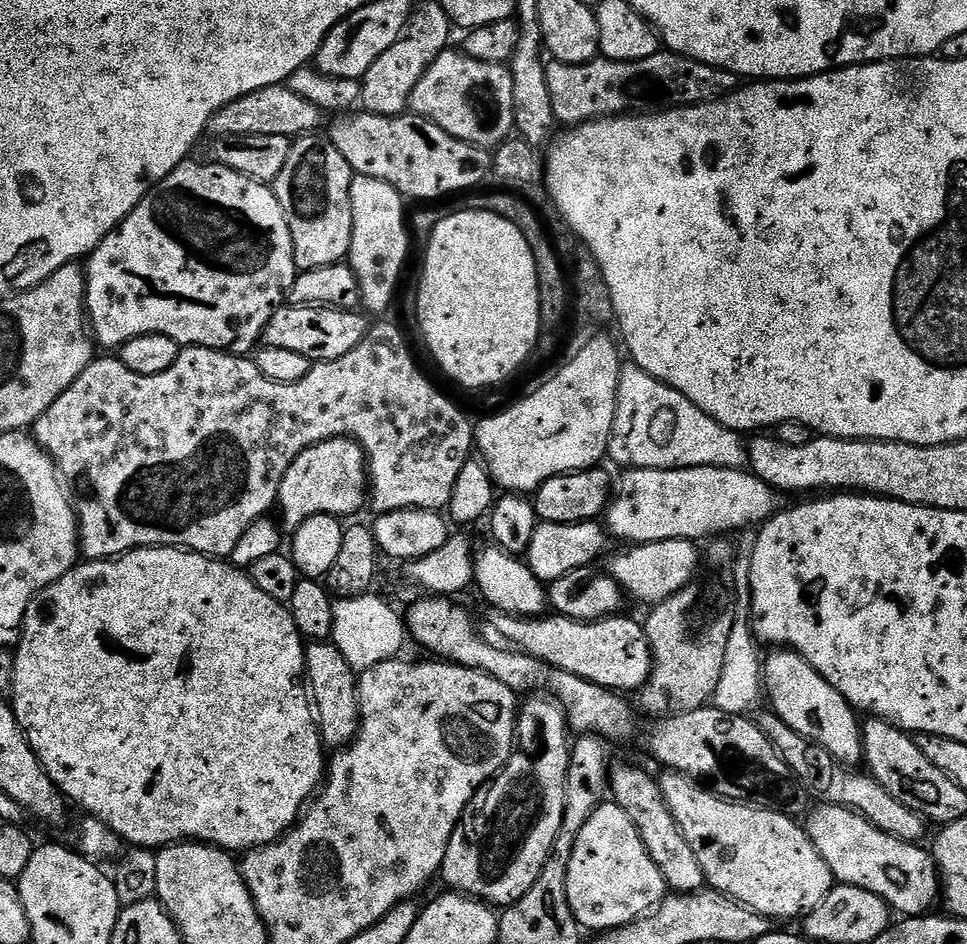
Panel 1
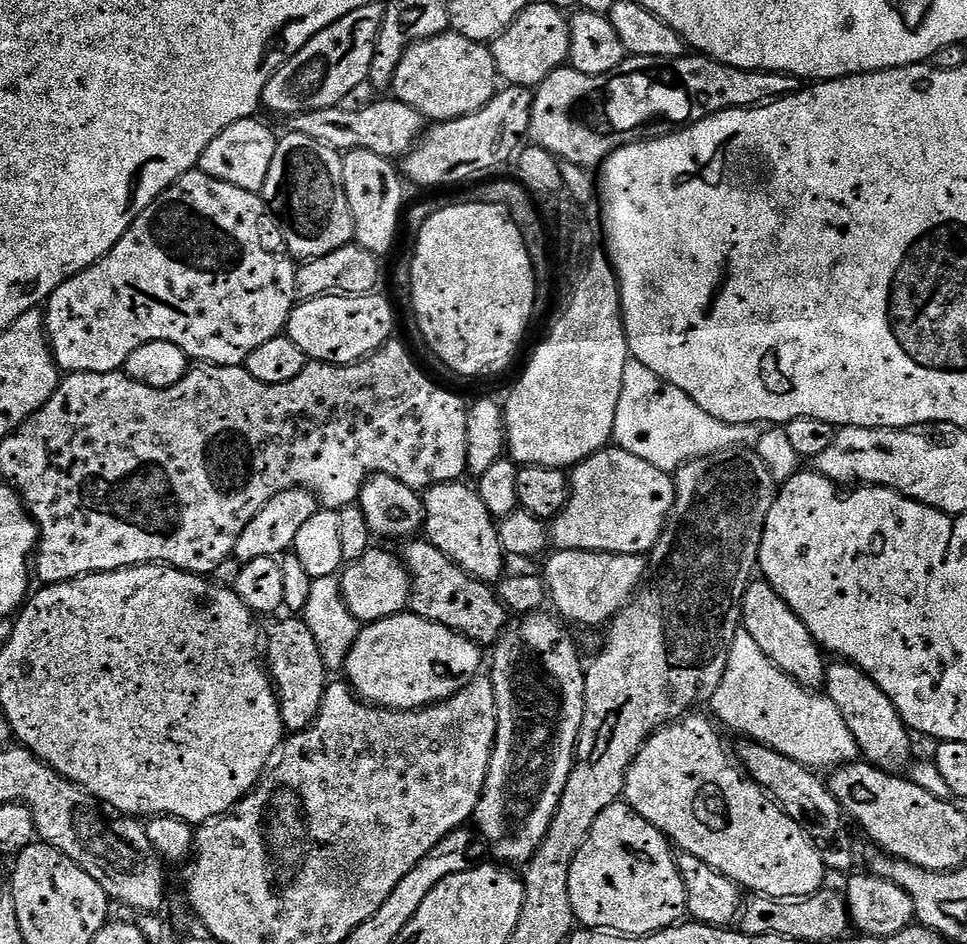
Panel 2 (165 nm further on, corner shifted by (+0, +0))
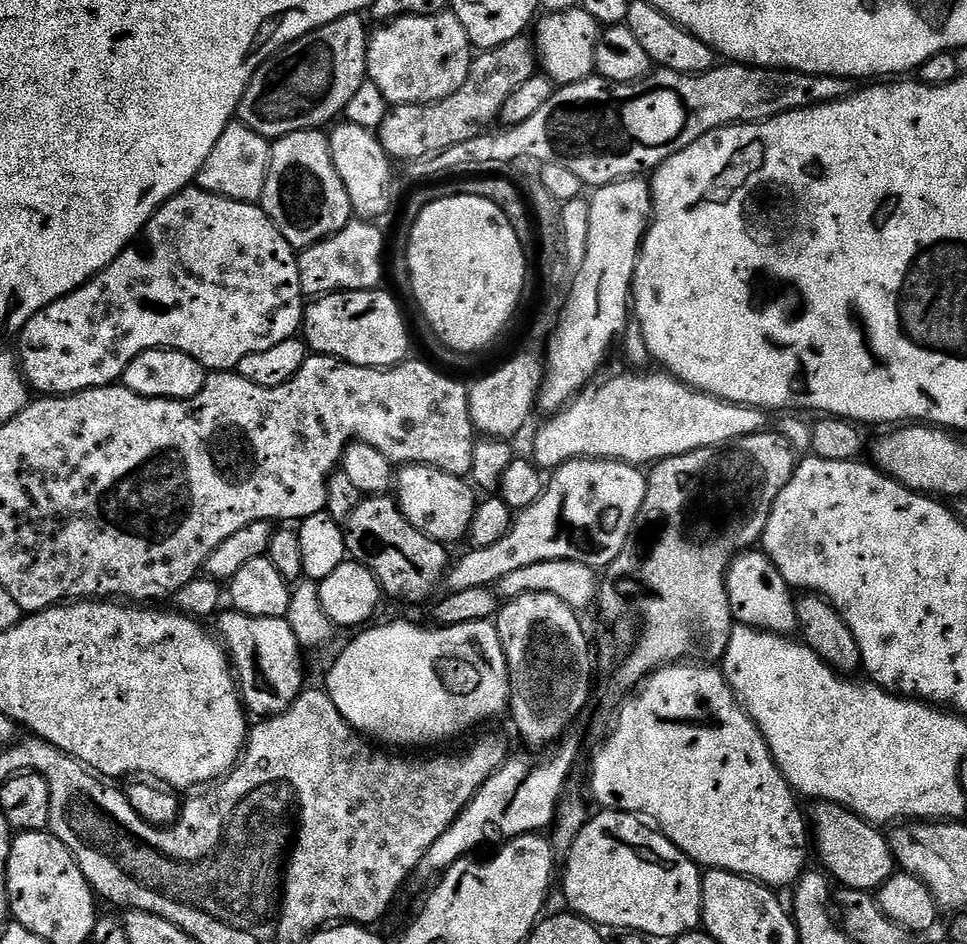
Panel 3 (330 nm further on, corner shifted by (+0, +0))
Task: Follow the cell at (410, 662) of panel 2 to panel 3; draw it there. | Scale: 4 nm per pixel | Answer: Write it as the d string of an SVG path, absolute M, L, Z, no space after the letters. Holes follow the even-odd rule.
M396 620L393 624L372 627L365 627L353 635L357 636L333 662L326 683L328 697L334 702L338 714L342 714L342 718L346 718L348 725L357 732L396 750L432 748L435 744L458 739L463 732L495 716L505 715L512 689L512 673L508 656L504 653L506 643L499 637L492 620L466 622L449 628L419 628L416 624Z

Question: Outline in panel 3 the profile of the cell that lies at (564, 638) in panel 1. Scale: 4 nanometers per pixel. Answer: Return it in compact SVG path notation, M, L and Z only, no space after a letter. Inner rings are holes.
M391 495L364 496L360 504L343 521L344 545L348 556L357 564L366 566L370 574L380 583L380 591L385 597L393 596L396 600L424 600L432 592L436 583L445 579L450 567L448 560L449 549L438 540L430 539L422 530L410 526L410 522L404 517L400 505Z

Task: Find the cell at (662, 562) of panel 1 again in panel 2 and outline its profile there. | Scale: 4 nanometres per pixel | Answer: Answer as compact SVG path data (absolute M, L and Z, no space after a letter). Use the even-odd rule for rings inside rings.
M577 548L553 551L544 562L542 575L544 583L548 585L551 607L556 607L555 611L565 621L577 620L580 624L601 626L607 625L613 616L618 615L631 602L645 583L644 572L646 576L650 568L649 561L644 556L587 552Z

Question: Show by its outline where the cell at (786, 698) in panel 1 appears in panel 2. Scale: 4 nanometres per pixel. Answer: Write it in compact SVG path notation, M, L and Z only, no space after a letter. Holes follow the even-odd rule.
M763 578L749 584L746 590L742 628L750 634L750 638L754 638L754 642L758 642L762 654L766 654L766 658L770 658L778 670L794 678L804 688L823 689L826 656L820 643L812 637L810 630L806 630L806 626L802 626L802 618L798 618L798 614L786 606L783 598Z

